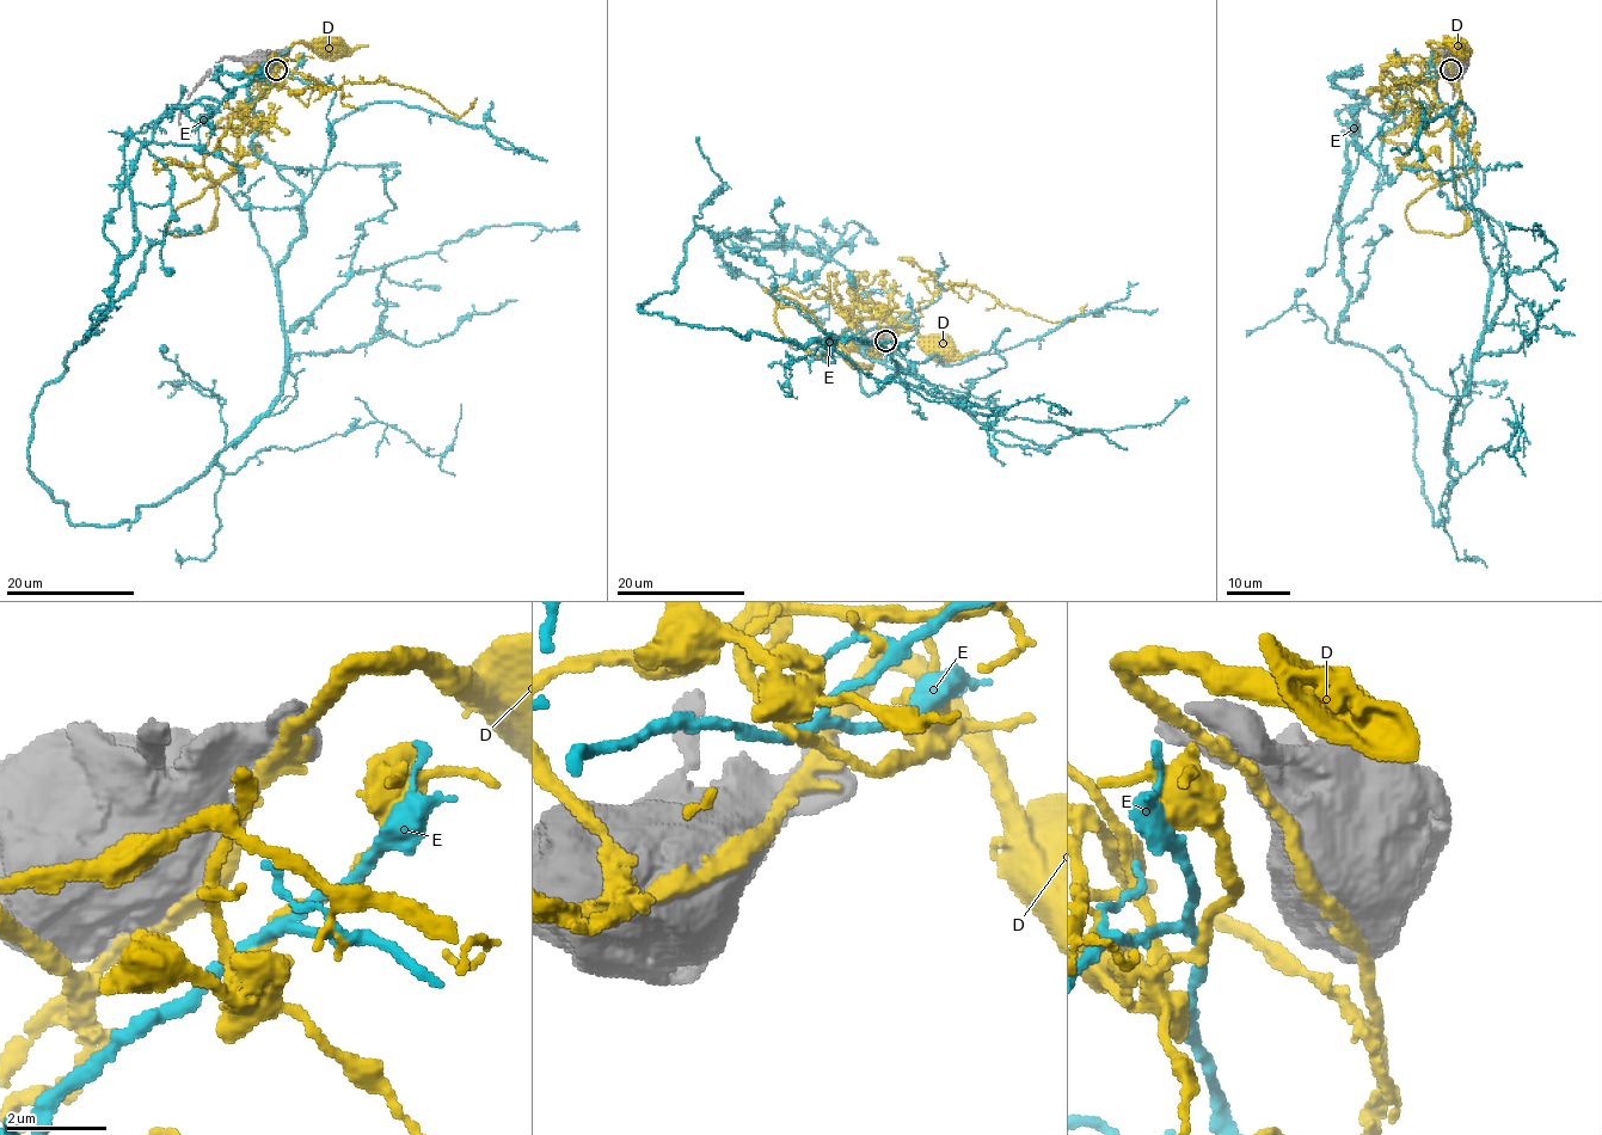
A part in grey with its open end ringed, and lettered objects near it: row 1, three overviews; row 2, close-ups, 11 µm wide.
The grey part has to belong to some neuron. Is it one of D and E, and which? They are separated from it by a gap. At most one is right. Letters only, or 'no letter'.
E

